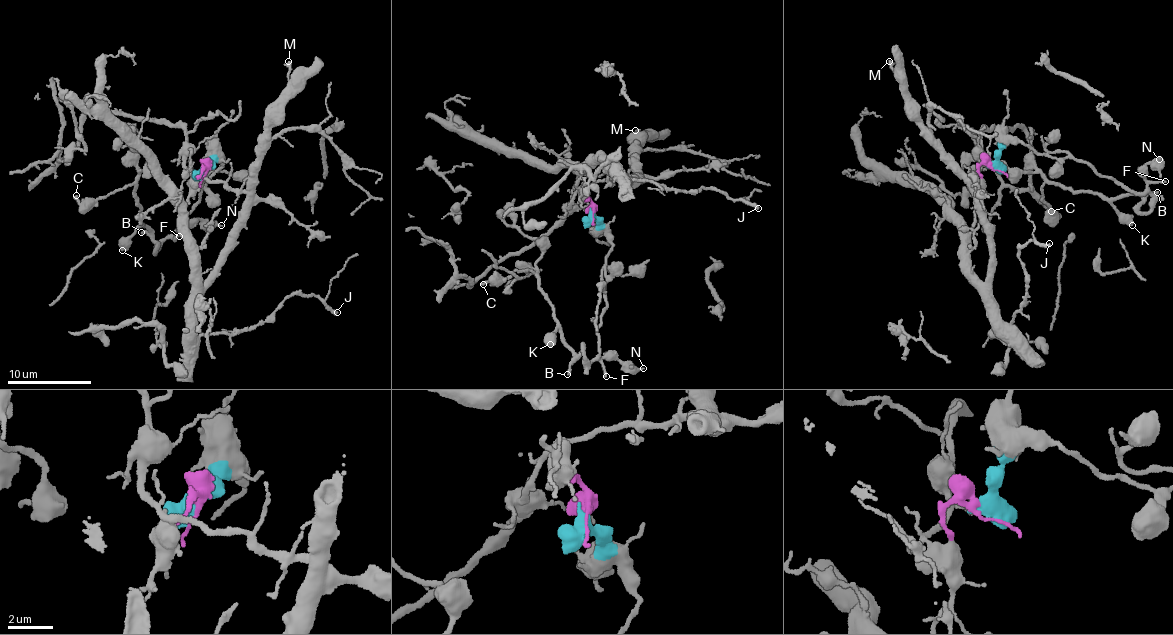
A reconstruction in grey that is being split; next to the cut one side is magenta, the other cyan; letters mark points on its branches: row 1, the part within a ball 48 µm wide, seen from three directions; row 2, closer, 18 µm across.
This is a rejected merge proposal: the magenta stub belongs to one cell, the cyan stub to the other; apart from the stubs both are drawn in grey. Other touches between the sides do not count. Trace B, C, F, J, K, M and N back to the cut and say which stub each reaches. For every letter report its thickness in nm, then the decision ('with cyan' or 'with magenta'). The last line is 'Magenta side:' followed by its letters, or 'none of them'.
B: calibre 220 nm; with cyan
C: calibre 200 nm; with cyan
F: calibre 180 nm; with cyan
J: calibre 300 nm; with magenta
K: calibre 600 nm; with cyan
M: calibre 280 nm; with magenta
N: calibre 280 nm; with cyan
Magenta side: J, M

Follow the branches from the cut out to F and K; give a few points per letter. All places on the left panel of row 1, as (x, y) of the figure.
F: (204, 173), (204, 169), (219, 159), (221, 163), (179, 222), (173, 235), (179, 236)
K: (204, 173), (219, 159), (174, 239), (166, 238), (156, 253), (154, 239), (141, 224), (122, 251)

